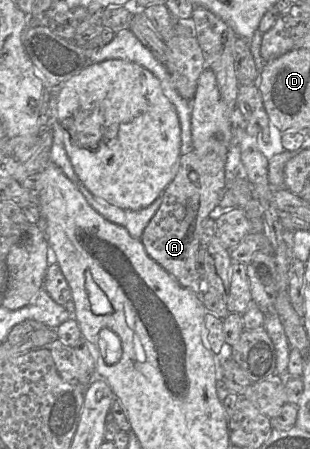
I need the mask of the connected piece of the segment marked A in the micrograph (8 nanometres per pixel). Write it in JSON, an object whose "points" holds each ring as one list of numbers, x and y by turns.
{"points":[[215,141,213,150,208,153,193,150,181,155,176,175,163,192,162,203,141,237,147,254,183,287,196,294,204,291,204,281,196,269,201,229,226,189,225,164,230,148,228,141]]}

